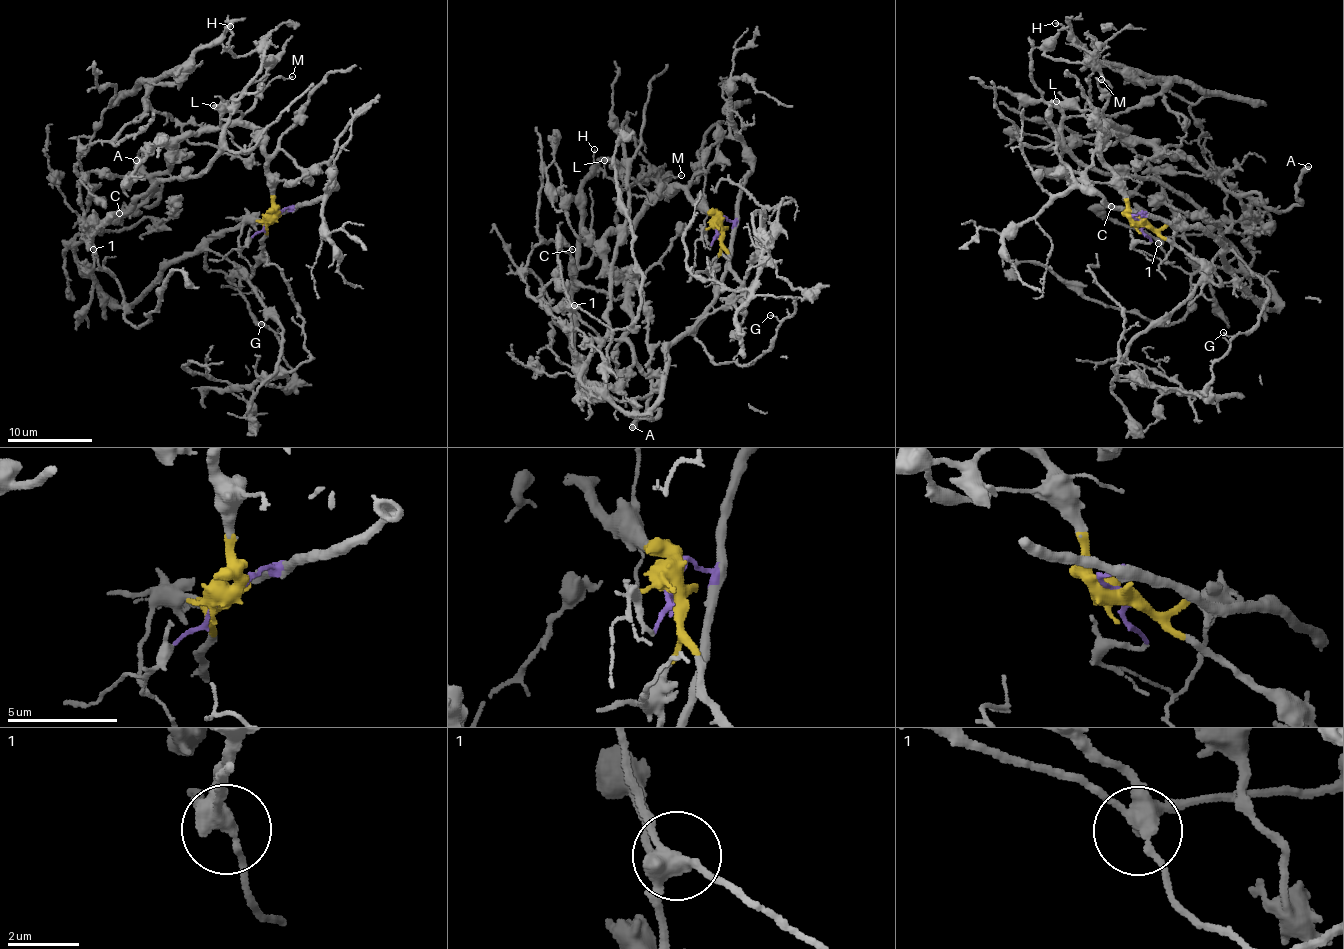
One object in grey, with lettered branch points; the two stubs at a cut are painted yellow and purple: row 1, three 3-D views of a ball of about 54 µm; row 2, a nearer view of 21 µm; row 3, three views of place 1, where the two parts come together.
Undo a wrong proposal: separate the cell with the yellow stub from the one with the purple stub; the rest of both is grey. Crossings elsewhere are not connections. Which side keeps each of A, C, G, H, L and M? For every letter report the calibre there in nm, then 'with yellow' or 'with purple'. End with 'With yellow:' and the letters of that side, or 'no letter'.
A: 500 nm thick; with yellow
C: 240 nm thick; with purple
G: 130 nm thick; with purple
H: 140 nm thick; with yellow
L: 360 nm thick; with yellow
M: 120 nm thick; with yellow
With yellow: A, H, L, M

